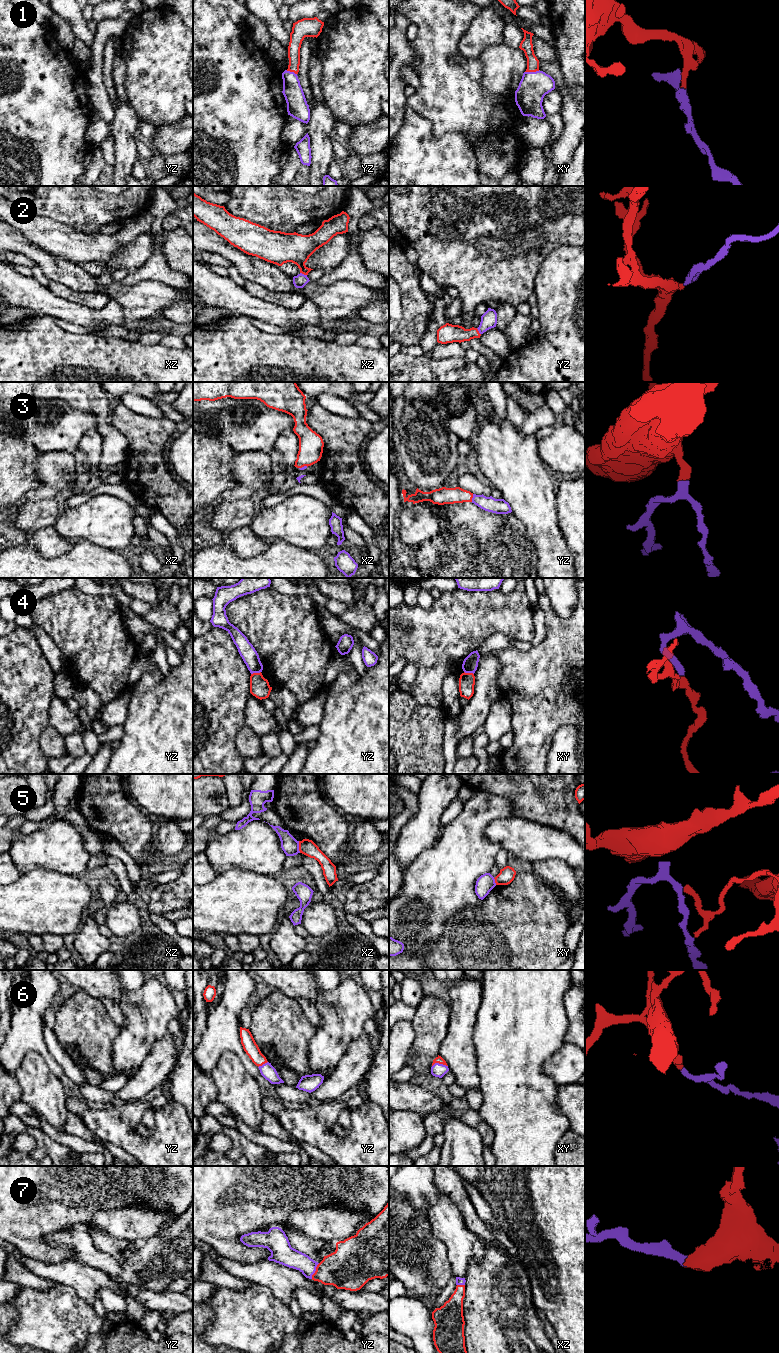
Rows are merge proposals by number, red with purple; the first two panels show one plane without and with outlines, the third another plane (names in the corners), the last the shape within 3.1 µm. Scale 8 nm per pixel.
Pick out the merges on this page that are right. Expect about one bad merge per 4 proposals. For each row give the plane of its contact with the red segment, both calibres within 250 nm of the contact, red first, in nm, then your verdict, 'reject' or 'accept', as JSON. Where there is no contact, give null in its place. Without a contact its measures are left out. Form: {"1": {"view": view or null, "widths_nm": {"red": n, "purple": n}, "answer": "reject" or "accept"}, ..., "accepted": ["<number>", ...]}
{"1": {"view": "xy", "widths_nm": {"red": 100, "purple": 220}, "answer": "accept"}, "2": {"view": "xz", "widths_nm": {"red": 240, "purple": 110}, "answer": "accept"}, "3": {"view": "yz", "widths_nm": {"red": 140, "purple": 130}, "answer": "accept"}, "4": {"view": "yz", "widths_nm": {"red": 160, "purple": 130}, "answer": "reject"}, "5": {"view": "xz", "widths_nm": {"red": 130, "purple": 140}, "answer": "reject"}, "6": {"view": "xy", "widths_nm": {"red": 60, "purple": 110}, "answer": "accept"}, "7": {"view": "yz", "widths_nm": {"red": 340, "purple": 160}, "answer": "accept"}, "accepted": ["1", "2", "3", "6", "7"]}

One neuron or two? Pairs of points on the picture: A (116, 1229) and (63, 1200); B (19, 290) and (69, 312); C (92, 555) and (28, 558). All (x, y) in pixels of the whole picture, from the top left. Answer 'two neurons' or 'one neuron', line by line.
A: two neurons
B: one neuron
C: one neuron

